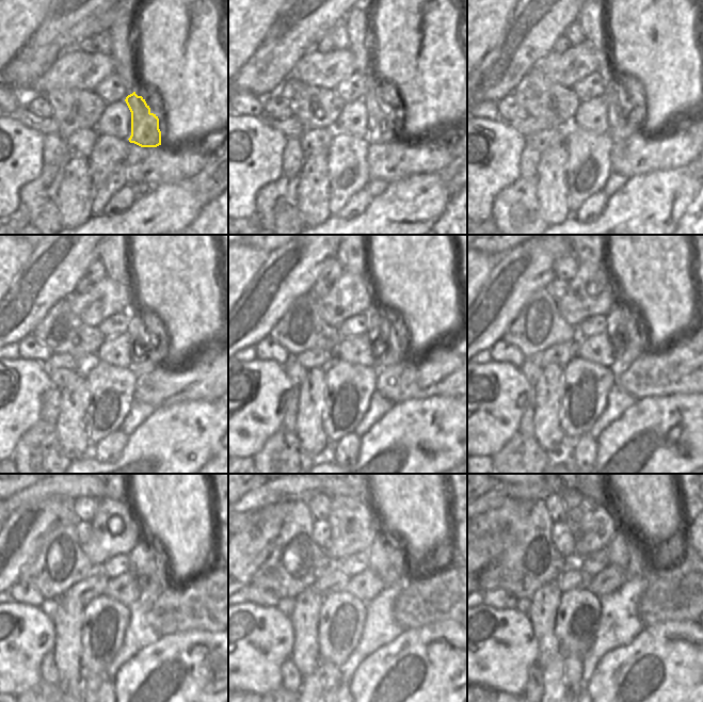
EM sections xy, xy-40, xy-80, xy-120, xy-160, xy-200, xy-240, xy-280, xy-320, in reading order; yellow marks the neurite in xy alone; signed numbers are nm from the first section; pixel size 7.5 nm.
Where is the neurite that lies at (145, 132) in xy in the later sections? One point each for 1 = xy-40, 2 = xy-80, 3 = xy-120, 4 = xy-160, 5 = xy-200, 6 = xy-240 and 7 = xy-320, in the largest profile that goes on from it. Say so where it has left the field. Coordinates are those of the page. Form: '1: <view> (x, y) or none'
1: xy-40 (382, 116)
2: xy-80 (634, 117)
3: xy-120 (145, 345)
4: xy-160 (388, 349)
5: xy-200 (628, 339)
6: xy-240 (147, 564)
7: xy-320 (626, 555)

